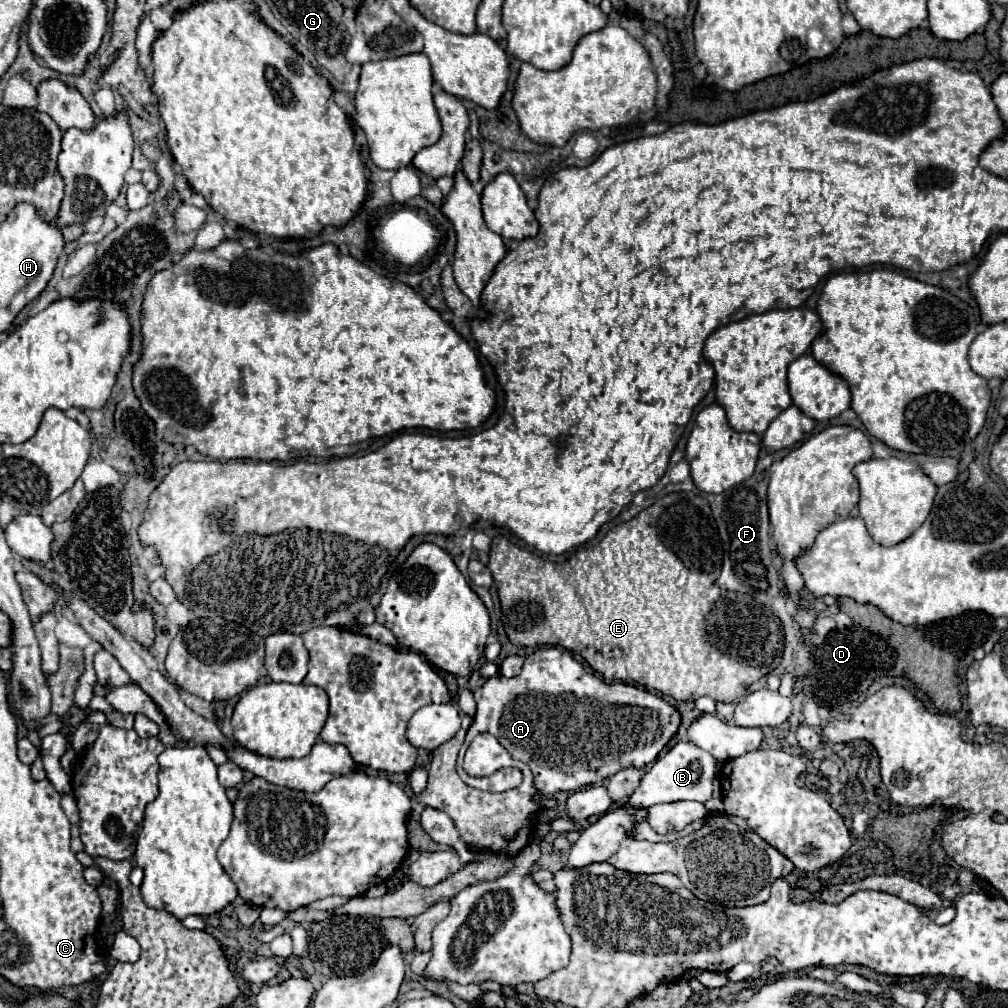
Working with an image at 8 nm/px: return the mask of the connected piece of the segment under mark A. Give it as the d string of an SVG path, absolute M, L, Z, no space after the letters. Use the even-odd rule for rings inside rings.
M542 648L534 654L524 658L524 668L514 678L504 678L496 674L488 678L480 688L474 690L476 698L476 714L472 726L468 728L464 743L457 758L457 772L462 781L478 790L490 792L504 792L508 788L516 788L522 782L522 774L516 768L502 768L492 776L477 778L468 776L463 769L463 760L468 744L482 732L490 732L498 738L498 742L520 762L526 762L532 768L534 784L540 794L556 794L556 792L576 792L578 788L590 784L590 772L598 772L608 764L622 764L644 768L646 764L654 762L668 740L676 734L680 726L680 714L660 696L650 694L648 690L624 682L606 684L600 680L590 668L582 662L574 660L574 656L564 648Z

